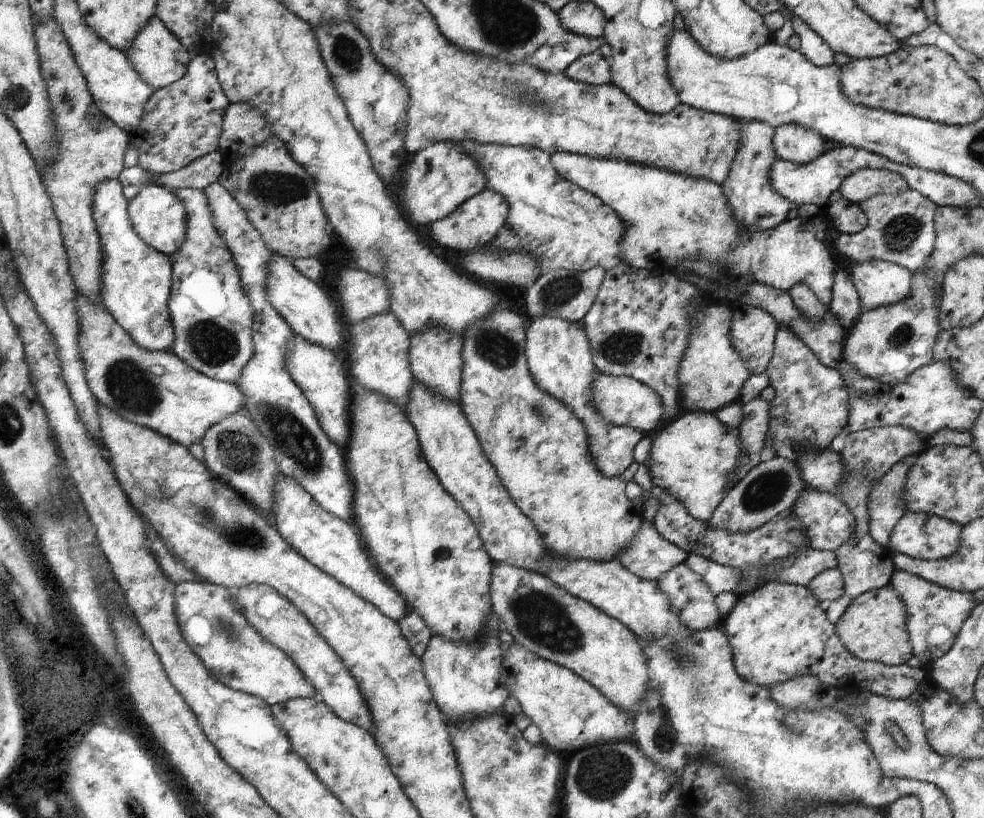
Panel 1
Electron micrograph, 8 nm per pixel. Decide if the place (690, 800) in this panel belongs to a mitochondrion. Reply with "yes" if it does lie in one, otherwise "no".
no

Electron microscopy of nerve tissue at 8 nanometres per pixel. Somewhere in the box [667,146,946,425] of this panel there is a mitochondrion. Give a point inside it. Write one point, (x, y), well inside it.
(902, 230)

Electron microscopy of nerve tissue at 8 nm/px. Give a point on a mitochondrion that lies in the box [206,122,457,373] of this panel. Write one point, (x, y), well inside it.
(269, 188)

